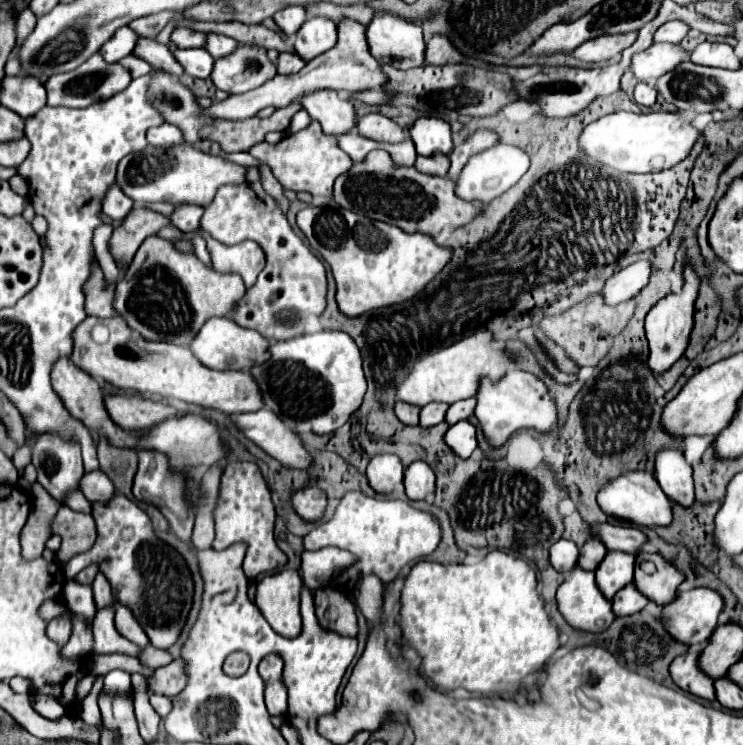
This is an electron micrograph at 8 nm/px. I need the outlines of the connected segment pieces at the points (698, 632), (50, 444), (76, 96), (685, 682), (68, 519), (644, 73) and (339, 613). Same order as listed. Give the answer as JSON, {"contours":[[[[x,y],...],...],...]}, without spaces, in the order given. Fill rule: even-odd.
{"contours":[[[[694,588],[680,592],[672,606],[664,606],[662,618],[668,632],[692,646],[706,644],[718,624],[718,614],[724,606],[724,598],[710,588]]],[[[40,434],[32,448],[32,464],[38,470],[38,482],[58,502],[80,488],[84,468],[78,446],[68,446],[68,442],[52,438],[52,434]]],[[[100,52],[90,56],[82,66],[76,70],[70,70],[66,74],[54,74],[52,78],[46,80],[46,92],[48,92],[48,106],[66,106],[66,108],[86,108],[98,100],[110,98],[112,94],[124,90],[130,82],[130,72],[124,70],[118,62],[108,64]]],[[[688,650],[686,654],[682,654],[672,662],[670,676],[682,690],[706,700],[714,700],[714,686],[712,686],[714,680],[700,668],[698,658],[700,652]]],[[[66,504],[60,506],[54,522],[52,532],[62,536],[62,546],[56,552],[56,560],[64,564],[68,558],[80,552],[88,552],[94,546],[96,540],[96,526],[94,522],[88,522],[90,518],[86,514],[74,512]]],[[[652,44],[644,52],[634,54],[630,70],[640,82],[652,84],[660,74],[672,70],[672,66],[680,64],[686,58],[686,52],[678,44]]],[[[322,588],[314,594],[316,616],[324,628],[336,630],[344,636],[358,634],[358,620],[356,620],[356,606],[338,590]]]]}

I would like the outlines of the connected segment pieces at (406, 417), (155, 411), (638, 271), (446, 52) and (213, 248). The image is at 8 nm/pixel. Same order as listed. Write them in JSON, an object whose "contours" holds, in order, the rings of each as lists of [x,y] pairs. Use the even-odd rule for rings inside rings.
{"contours":[[[[396,402],[394,412],[396,412],[398,420],[400,420],[400,422],[404,422],[404,424],[418,424],[418,412],[420,412],[420,408],[418,408],[418,406],[404,404],[404,402]]],[[[120,392],[114,394],[112,398],[104,398],[104,404],[112,422],[130,432],[150,430],[156,424],[176,416],[176,410],[172,406],[152,402],[140,394],[126,396]]],[[[640,260],[634,262],[620,272],[614,272],[602,286],[600,296],[604,298],[604,304],[620,304],[630,298],[634,298],[642,286],[648,284],[650,278],[650,262]]],[[[434,36],[434,38],[426,44],[424,60],[426,60],[426,64],[430,64],[430,66],[456,64],[456,62],[458,62],[458,50],[452,50],[452,44],[448,42],[446,36]]],[[[212,236],[206,242],[208,242],[212,266],[216,270],[238,272],[248,288],[256,282],[258,274],[264,268],[264,252],[256,242],[246,240],[236,246],[224,246],[218,240],[214,240]]]]}

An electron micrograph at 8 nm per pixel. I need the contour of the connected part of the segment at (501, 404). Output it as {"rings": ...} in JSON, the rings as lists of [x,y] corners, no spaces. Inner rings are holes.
{"rings":[[[514,368],[498,380],[492,380],[492,378],[484,376],[480,380],[476,400],[478,400],[478,404],[476,404],[474,414],[480,420],[486,438],[494,446],[502,446],[508,440],[508,436],[514,434],[516,430],[534,428],[534,430],[544,434],[556,422],[556,406],[554,406],[552,398],[548,396],[548,390],[546,390],[544,382],[538,376],[534,376],[530,372],[524,372],[524,370]]]}

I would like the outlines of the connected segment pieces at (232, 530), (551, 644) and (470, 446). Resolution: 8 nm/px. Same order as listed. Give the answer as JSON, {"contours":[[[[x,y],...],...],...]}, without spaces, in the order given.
{"contours":[[[[230,462],[224,468],[220,498],[214,510],[214,520],[216,520],[214,550],[224,550],[230,544],[244,540],[248,544],[244,574],[250,580],[258,578],[264,572],[282,568],[282,550],[274,542],[274,518],[276,518],[276,510],[272,504],[272,496],[258,466],[252,462]]],[[[492,550],[484,560],[476,562],[476,564],[470,564],[470,566],[464,566],[464,564],[462,566],[444,566],[444,564],[436,564],[436,562],[418,562],[404,582],[400,604],[402,604],[402,608],[400,608],[401,633],[408,640],[408,644],[420,654],[422,668],[424,668],[422,674],[444,690],[466,688],[468,692],[478,692],[482,696],[492,696],[492,694],[494,696],[506,696],[506,694],[510,696],[510,694],[514,694],[514,690],[522,688],[522,680],[526,676],[544,668],[548,658],[560,648],[560,632],[554,624],[550,624],[550,616],[546,614],[544,602],[542,602],[542,598],[536,590],[536,572],[530,568],[530,564],[526,560],[510,556],[502,550]]],[[[462,420],[450,426],[444,440],[456,454],[460,454],[460,458],[468,458],[478,448],[476,426],[470,424],[468,420]]]]}

